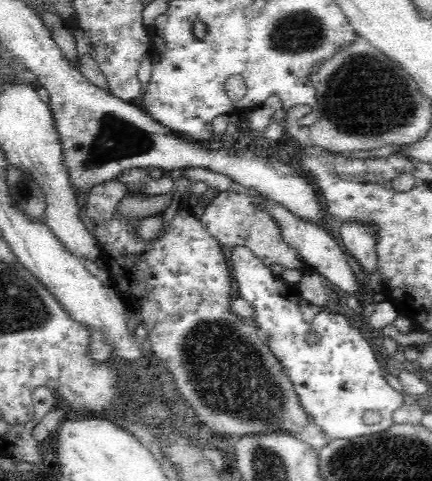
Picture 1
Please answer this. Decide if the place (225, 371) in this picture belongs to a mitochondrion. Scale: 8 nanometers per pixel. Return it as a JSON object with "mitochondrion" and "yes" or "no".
{"mitochondrion":"yes"}

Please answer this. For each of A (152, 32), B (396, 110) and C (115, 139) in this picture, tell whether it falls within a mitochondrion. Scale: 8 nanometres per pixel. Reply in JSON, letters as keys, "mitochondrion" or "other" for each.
{"A":"other","B":"mitochondrion","C":"mitochondrion"}

